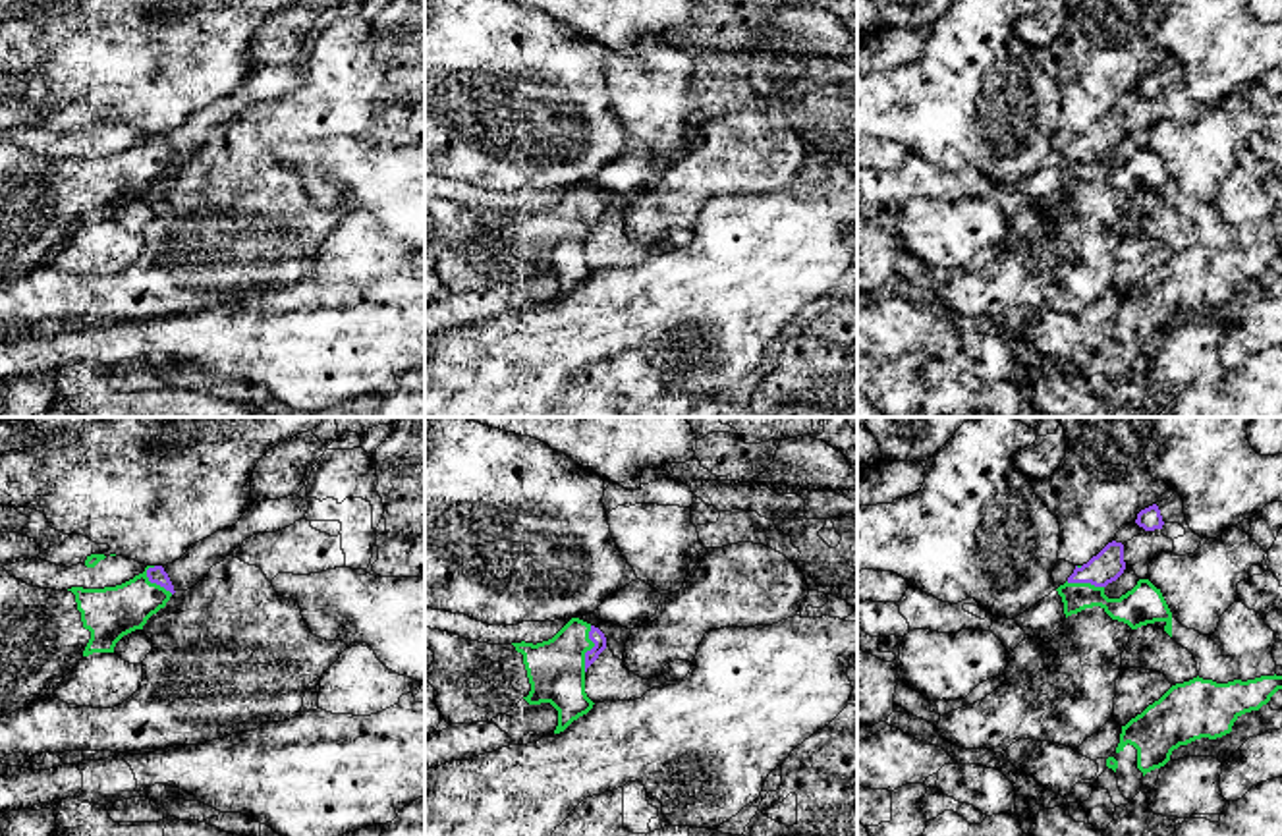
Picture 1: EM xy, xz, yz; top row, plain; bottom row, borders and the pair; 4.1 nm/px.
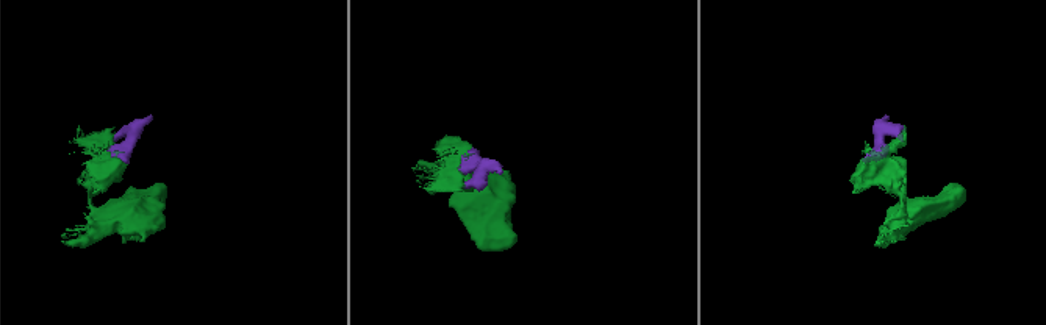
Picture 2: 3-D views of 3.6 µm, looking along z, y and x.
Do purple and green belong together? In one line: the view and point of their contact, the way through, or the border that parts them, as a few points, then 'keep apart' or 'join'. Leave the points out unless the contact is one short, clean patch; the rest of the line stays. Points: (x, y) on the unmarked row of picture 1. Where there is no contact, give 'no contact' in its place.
contact xz (591, 217); join

